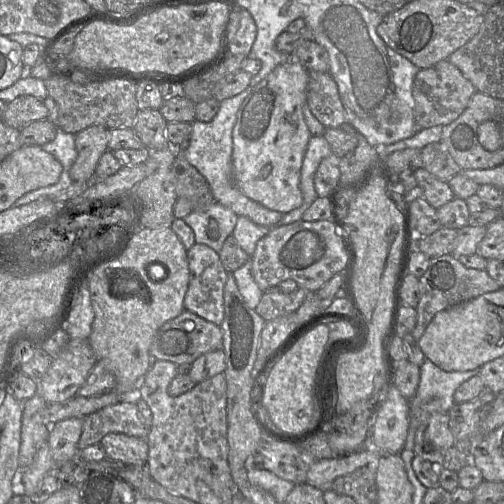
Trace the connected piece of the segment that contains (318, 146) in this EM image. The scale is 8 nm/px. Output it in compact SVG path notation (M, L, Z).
M312 136L309 140L301 167L300 188L303 196L302 205L283 215L275 226L288 225L302 220L304 212L319 197L314 187L314 177L320 163L332 155L329 143L323 136Z

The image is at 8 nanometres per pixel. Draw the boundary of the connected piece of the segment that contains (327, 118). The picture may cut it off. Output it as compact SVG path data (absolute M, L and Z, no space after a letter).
M309 72L306 105L326 128L338 128L347 123L347 115L337 84L329 73Z

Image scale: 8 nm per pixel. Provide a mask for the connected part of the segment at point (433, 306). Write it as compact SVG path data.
M452 254L431 257L429 267L419 278L419 283L421 297L416 307L417 323L411 333L416 342L420 340L427 326L438 312L501 289L501 286L485 270L468 268Z

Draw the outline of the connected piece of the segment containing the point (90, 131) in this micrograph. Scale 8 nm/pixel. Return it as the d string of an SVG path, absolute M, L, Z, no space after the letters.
M96 125L90 126L75 134L77 159L69 171L73 182L82 182L93 179L96 166L104 152L108 150L108 129Z

